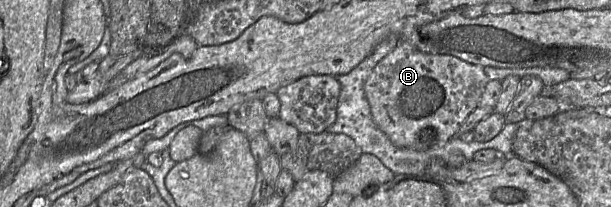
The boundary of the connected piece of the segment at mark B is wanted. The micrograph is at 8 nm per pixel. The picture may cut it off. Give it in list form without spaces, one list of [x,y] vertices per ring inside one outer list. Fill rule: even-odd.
[[[401,40],[374,66],[364,82],[364,94],[372,119],[395,146],[424,151],[444,146],[458,131],[466,117],[478,106],[489,80],[481,65],[452,55],[423,53],[408,41]]]

